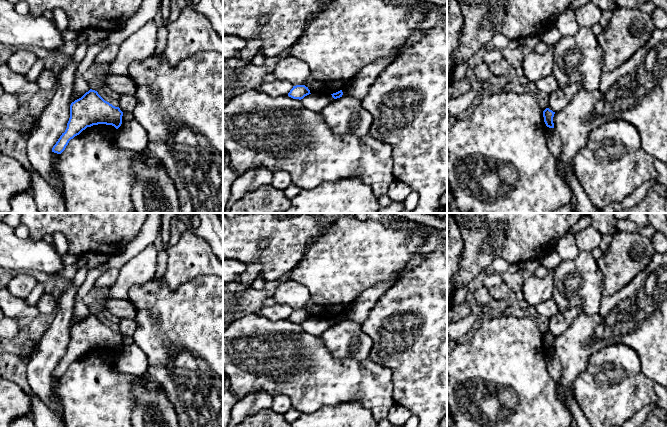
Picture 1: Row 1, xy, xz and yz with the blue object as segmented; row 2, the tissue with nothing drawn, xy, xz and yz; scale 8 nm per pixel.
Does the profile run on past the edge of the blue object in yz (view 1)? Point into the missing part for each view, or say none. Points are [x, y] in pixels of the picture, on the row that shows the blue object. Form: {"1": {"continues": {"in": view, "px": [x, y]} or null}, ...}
{"1": {"continues": null}}

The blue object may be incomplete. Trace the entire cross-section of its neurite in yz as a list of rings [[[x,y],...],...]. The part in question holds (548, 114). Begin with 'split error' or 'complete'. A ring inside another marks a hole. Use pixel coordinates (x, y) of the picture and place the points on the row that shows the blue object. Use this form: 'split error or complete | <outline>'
complete | [[[546,108],[543,111],[544,122],[545,122],[546,126],[549,128],[554,128],[554,123],[553,123],[554,114],[555,114],[555,112],[550,110],[549,108]]]

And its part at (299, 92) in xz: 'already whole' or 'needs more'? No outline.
already whole

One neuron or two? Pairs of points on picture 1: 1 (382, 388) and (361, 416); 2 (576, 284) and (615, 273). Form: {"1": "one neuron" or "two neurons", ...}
{"1": "two neurons", "2": "two neurons"}

